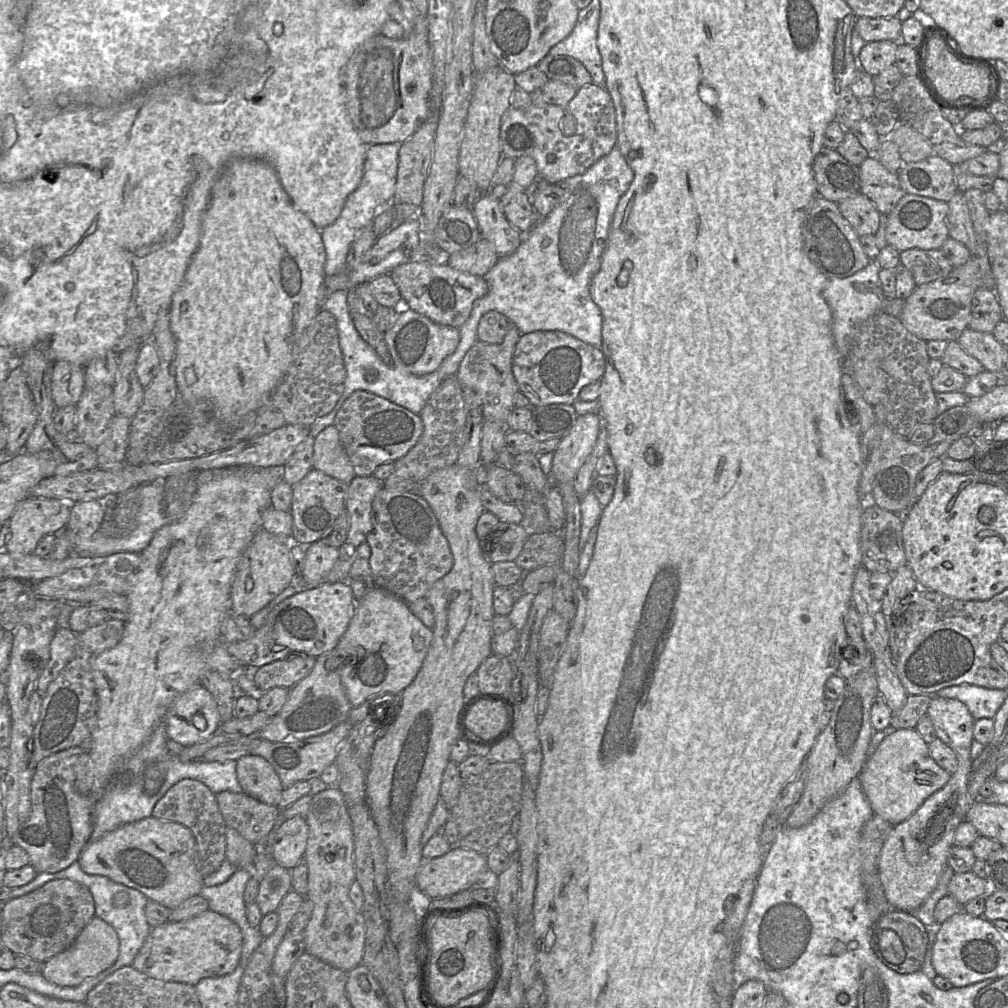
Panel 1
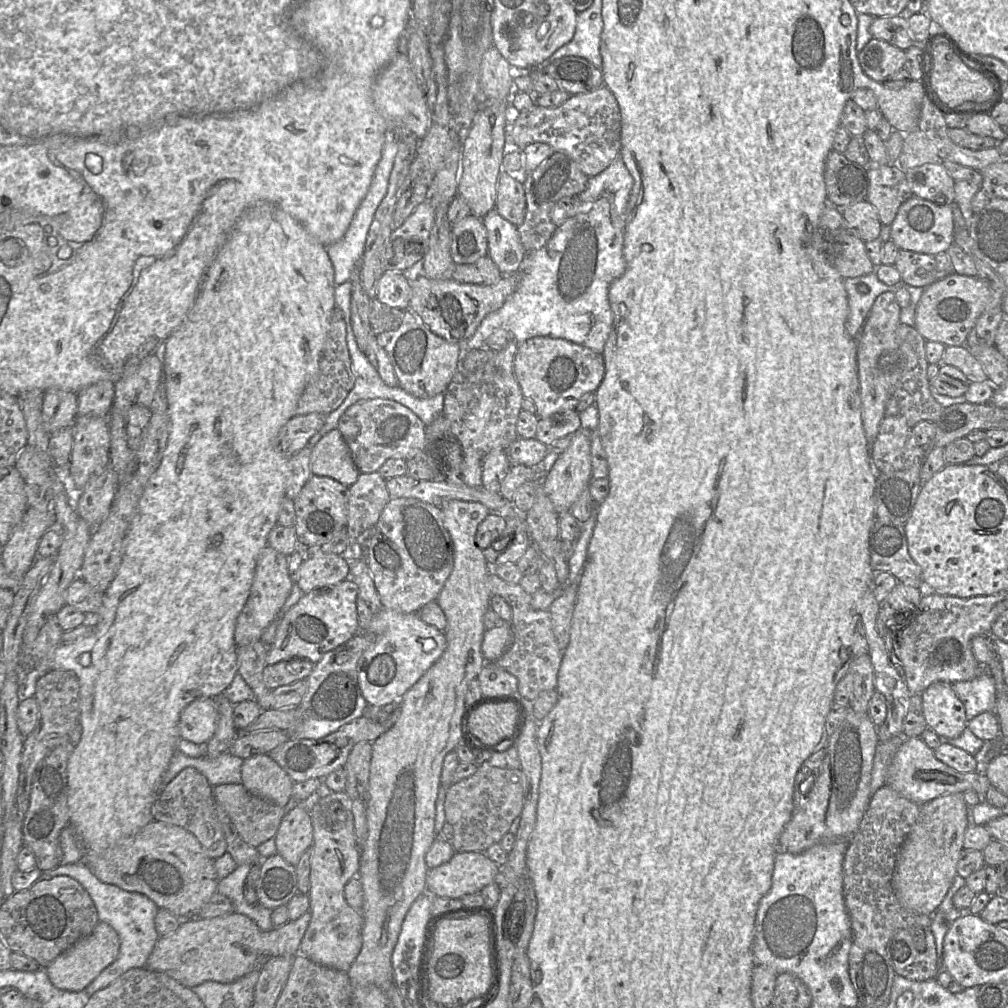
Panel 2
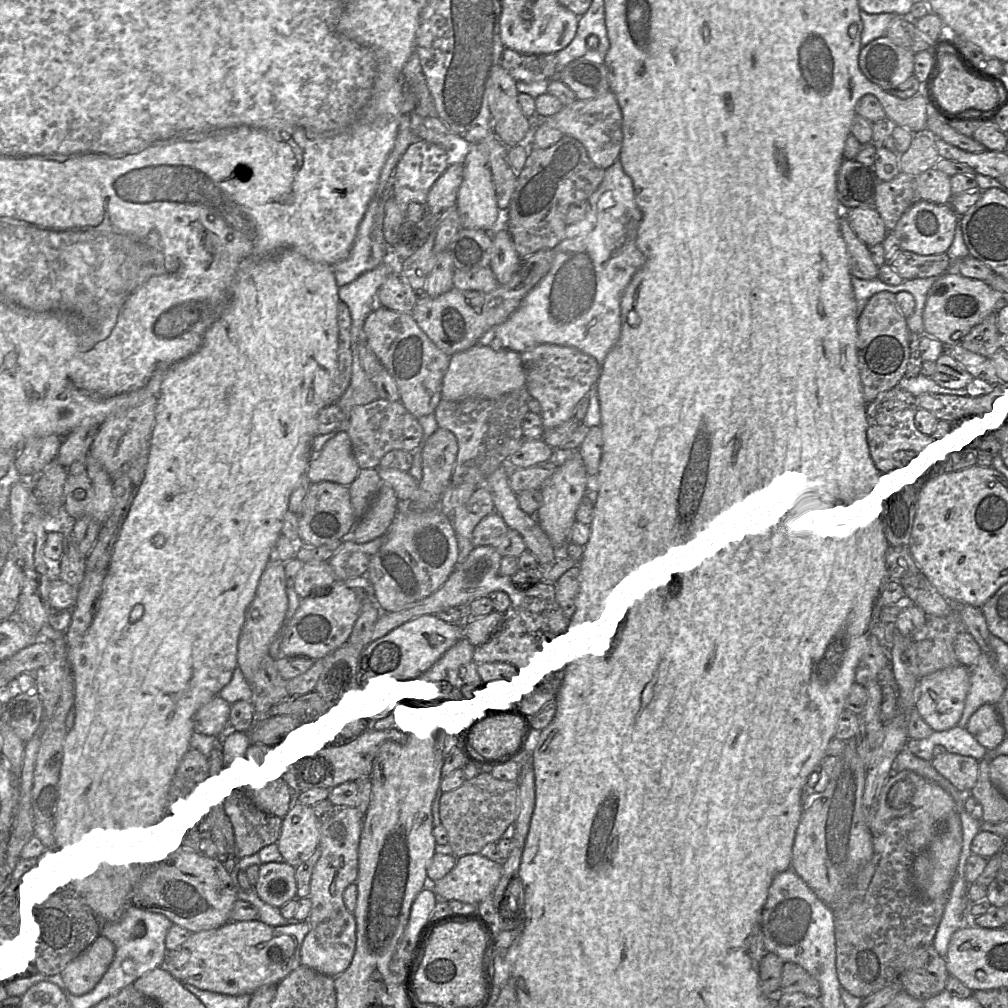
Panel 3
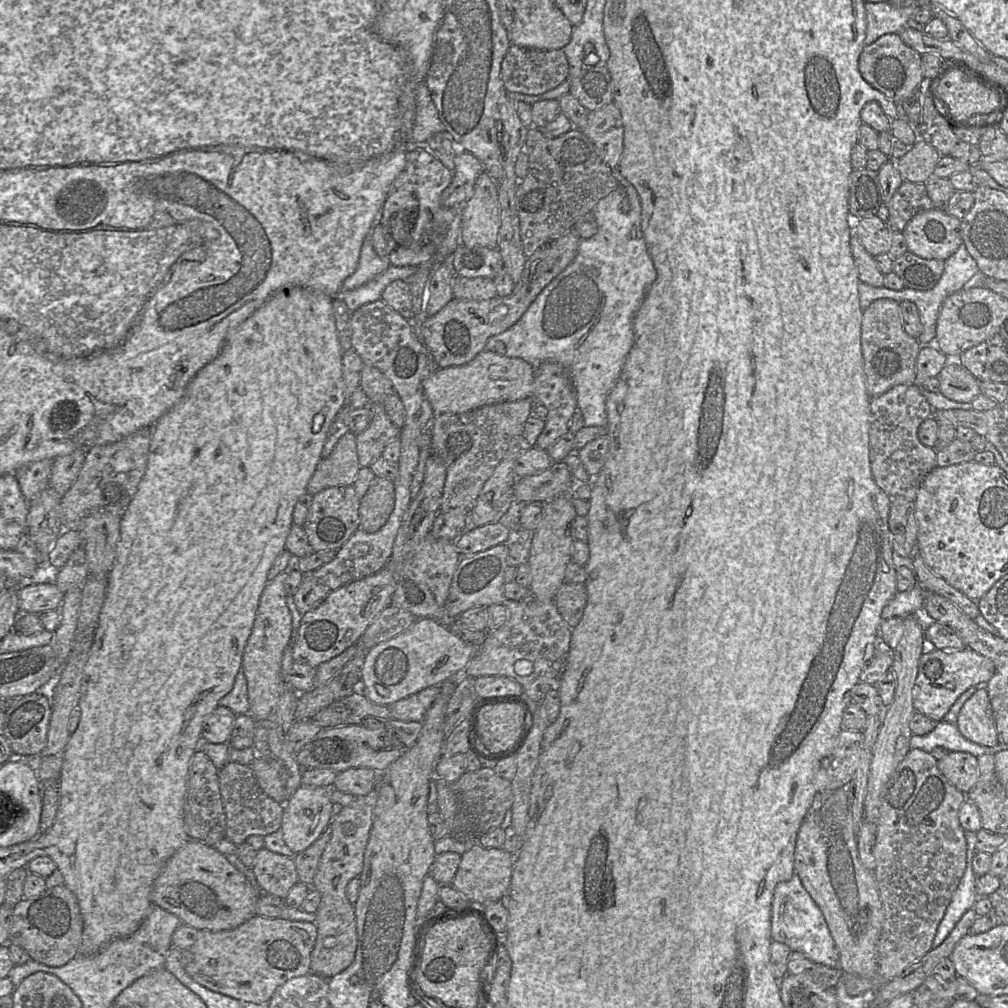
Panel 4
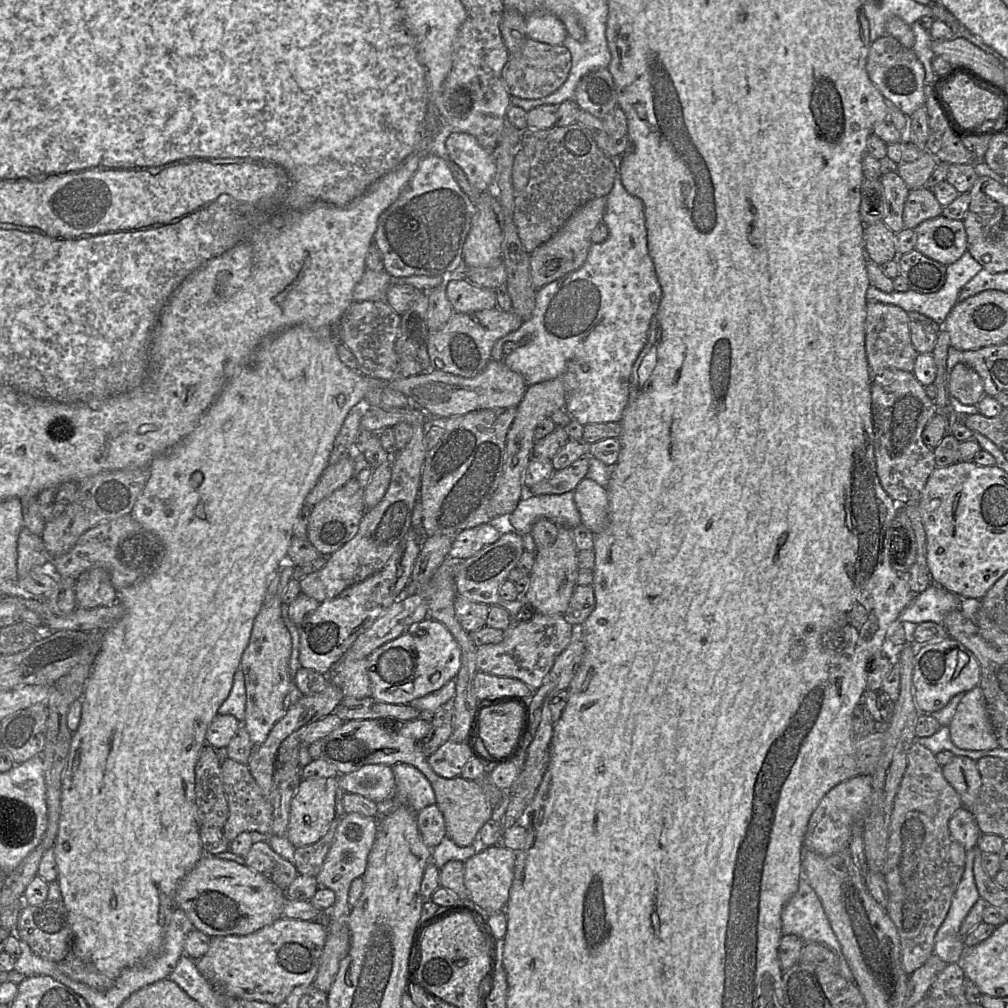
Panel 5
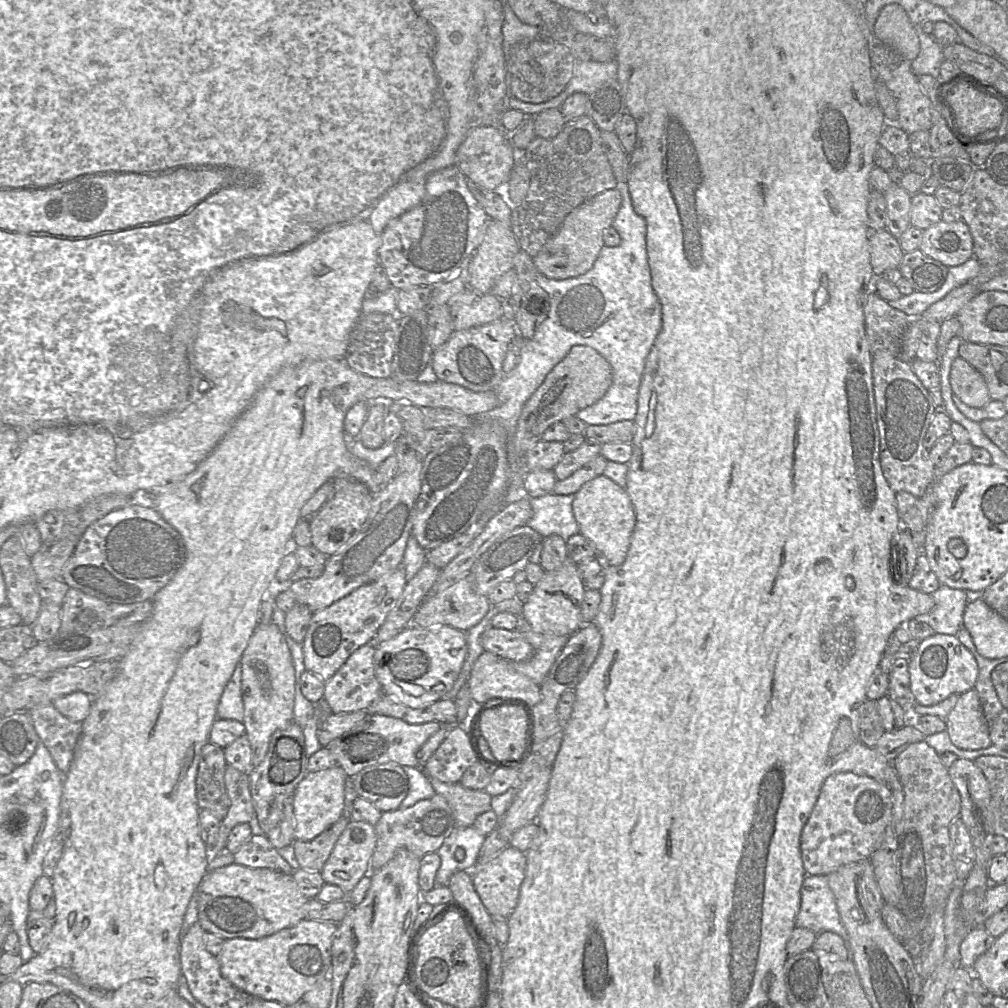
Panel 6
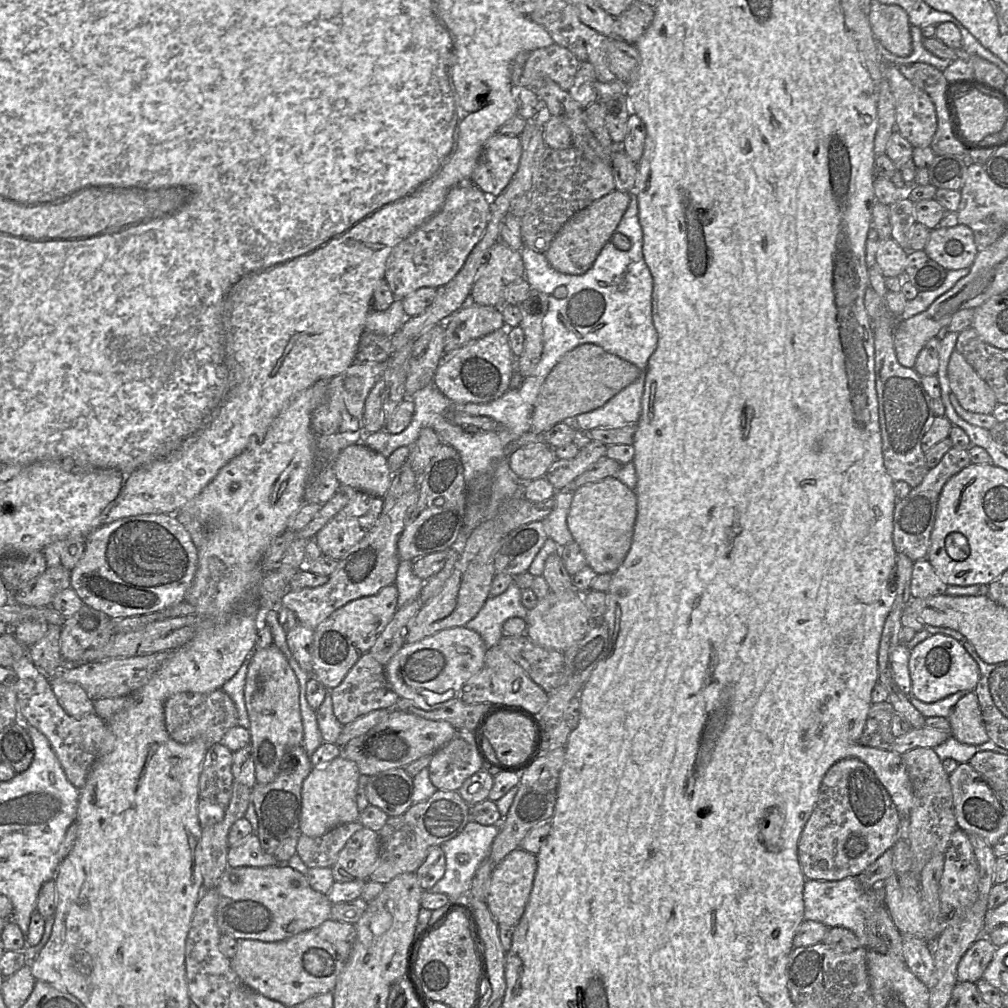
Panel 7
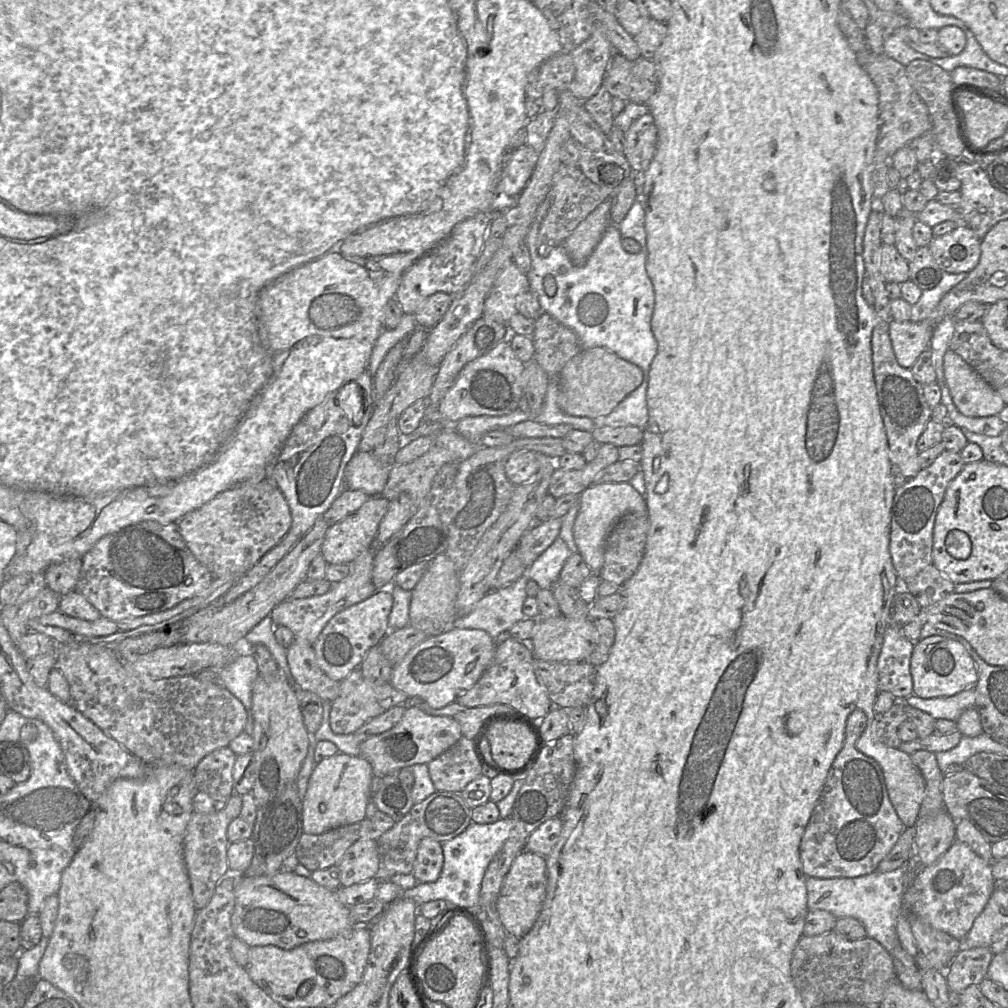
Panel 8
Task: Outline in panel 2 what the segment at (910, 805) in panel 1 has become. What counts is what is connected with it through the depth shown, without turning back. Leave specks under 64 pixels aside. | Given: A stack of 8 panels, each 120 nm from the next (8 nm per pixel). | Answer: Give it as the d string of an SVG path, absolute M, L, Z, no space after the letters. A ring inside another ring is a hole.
M920 736L906 738L895 753L887 770L886 784L919 805L951 793L974 790L983 798L991 786L983 772L962 773L942 763Z

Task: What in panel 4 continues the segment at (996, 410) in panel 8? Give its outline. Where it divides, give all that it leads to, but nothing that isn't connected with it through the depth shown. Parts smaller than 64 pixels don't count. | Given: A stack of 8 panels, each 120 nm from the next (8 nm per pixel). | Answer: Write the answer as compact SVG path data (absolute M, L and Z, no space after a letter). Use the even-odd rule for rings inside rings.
M944 365L936 377L941 394L950 400L968 403L981 393L979 380L963 365Z

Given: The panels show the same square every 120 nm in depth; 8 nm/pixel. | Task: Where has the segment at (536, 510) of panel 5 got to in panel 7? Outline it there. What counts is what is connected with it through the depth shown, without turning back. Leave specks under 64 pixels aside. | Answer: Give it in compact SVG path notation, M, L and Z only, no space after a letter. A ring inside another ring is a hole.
M556 491L554 495L554 508L542 521L548 538L552 539L560 547L574 541L574 538L567 526L567 516L572 500L572 492Z

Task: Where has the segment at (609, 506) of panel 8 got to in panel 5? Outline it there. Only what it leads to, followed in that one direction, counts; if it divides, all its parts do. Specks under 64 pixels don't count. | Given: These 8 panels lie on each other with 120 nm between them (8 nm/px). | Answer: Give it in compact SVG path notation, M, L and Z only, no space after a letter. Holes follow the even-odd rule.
M584 478L574 490L575 505L581 515L581 524L593 534L609 525L608 491L594 480Z

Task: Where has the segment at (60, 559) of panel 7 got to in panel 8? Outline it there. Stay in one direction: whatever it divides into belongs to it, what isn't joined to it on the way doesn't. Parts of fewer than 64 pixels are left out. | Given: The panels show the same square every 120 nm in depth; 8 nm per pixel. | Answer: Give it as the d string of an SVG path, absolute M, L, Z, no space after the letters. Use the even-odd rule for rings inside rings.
M82 558L68 559L53 564L45 571L46 586L63 596L76 590L82 567Z

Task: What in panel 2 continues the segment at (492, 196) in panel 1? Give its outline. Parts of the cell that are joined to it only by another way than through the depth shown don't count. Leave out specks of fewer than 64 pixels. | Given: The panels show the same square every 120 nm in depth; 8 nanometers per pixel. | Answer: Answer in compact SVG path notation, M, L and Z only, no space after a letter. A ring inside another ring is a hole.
M496 209L491 210L482 222L487 231L488 254L502 275L516 274L527 252L517 227L504 219Z

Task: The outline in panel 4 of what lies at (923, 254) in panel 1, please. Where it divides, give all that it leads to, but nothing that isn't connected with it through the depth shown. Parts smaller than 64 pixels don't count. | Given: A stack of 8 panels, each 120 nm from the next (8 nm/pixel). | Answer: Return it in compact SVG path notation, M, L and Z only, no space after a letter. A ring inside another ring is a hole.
M909 251L893 261L893 272L902 279L905 288L920 291L932 289L944 268L944 260L924 259Z

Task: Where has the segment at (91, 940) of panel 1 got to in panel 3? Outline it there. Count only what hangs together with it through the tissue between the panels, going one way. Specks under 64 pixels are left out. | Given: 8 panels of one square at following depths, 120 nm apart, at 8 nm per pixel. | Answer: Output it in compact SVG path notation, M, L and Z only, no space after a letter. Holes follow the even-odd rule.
M100 932L88 947L61 969L66 989L76 995L92 990L108 969L114 954L113 942Z

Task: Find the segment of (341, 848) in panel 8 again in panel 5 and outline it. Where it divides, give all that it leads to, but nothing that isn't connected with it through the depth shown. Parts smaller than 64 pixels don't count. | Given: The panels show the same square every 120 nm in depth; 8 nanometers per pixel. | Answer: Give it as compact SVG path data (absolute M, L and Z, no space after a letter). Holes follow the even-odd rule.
M335 818L326 834L316 843L295 849L294 865L299 874L316 877L334 841L336 829L341 818Z

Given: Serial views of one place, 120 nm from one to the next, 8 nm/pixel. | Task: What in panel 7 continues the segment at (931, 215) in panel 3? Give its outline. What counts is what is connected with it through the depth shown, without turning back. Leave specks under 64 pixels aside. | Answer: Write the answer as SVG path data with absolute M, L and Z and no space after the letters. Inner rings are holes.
M963 224L934 228L923 250L946 271L970 268L978 253L972 230Z

